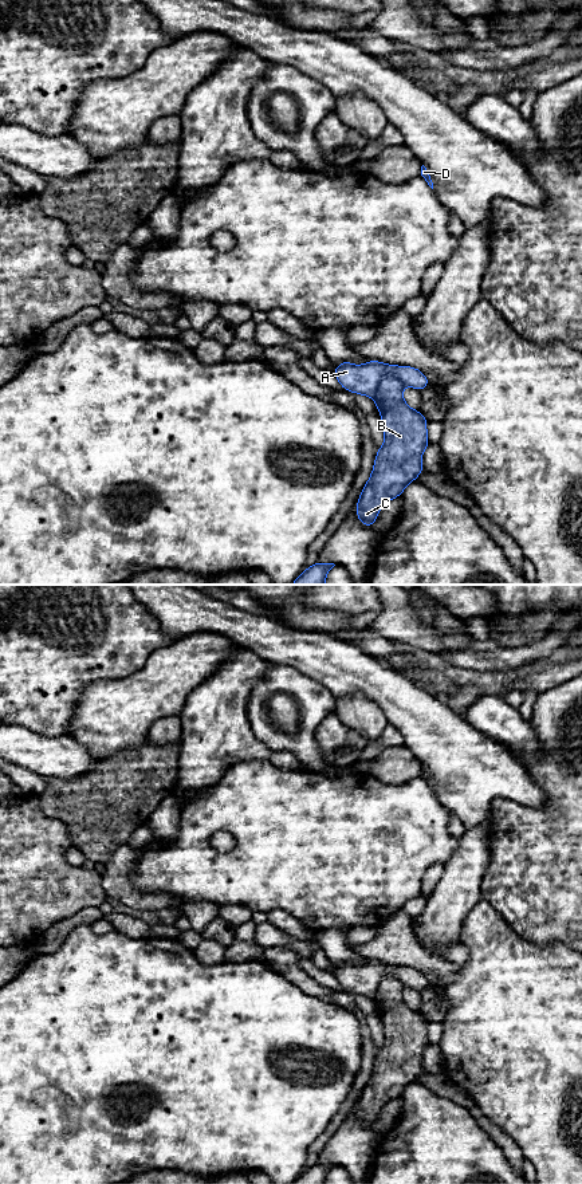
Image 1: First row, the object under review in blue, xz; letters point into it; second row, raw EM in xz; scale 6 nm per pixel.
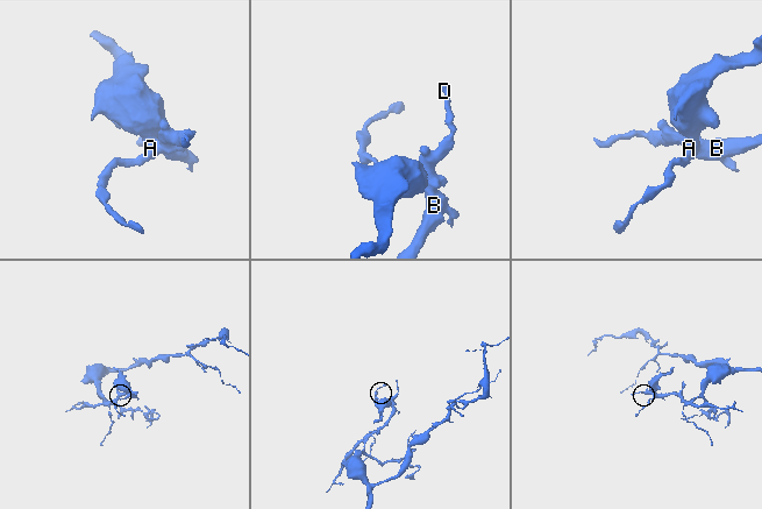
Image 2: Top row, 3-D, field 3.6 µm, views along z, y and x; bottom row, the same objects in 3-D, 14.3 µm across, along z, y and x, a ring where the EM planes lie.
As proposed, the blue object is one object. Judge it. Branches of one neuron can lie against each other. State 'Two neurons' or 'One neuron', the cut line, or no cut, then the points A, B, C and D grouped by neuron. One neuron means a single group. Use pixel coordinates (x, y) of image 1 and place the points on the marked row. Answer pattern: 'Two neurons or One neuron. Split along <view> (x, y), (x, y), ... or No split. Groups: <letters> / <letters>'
Two neurons. Split along xz (404, 384), (392, 376), (384, 376), (372, 397). Groups: A / B C D

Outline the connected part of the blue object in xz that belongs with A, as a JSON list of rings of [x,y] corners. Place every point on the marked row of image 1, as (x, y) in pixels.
[[[349,361],[342,362],[333,370],[341,386],[357,394],[374,397],[382,377],[393,375],[404,385],[412,386],[421,392],[430,381],[416,367],[412,366],[388,366],[378,361],[369,361],[361,366]]]

